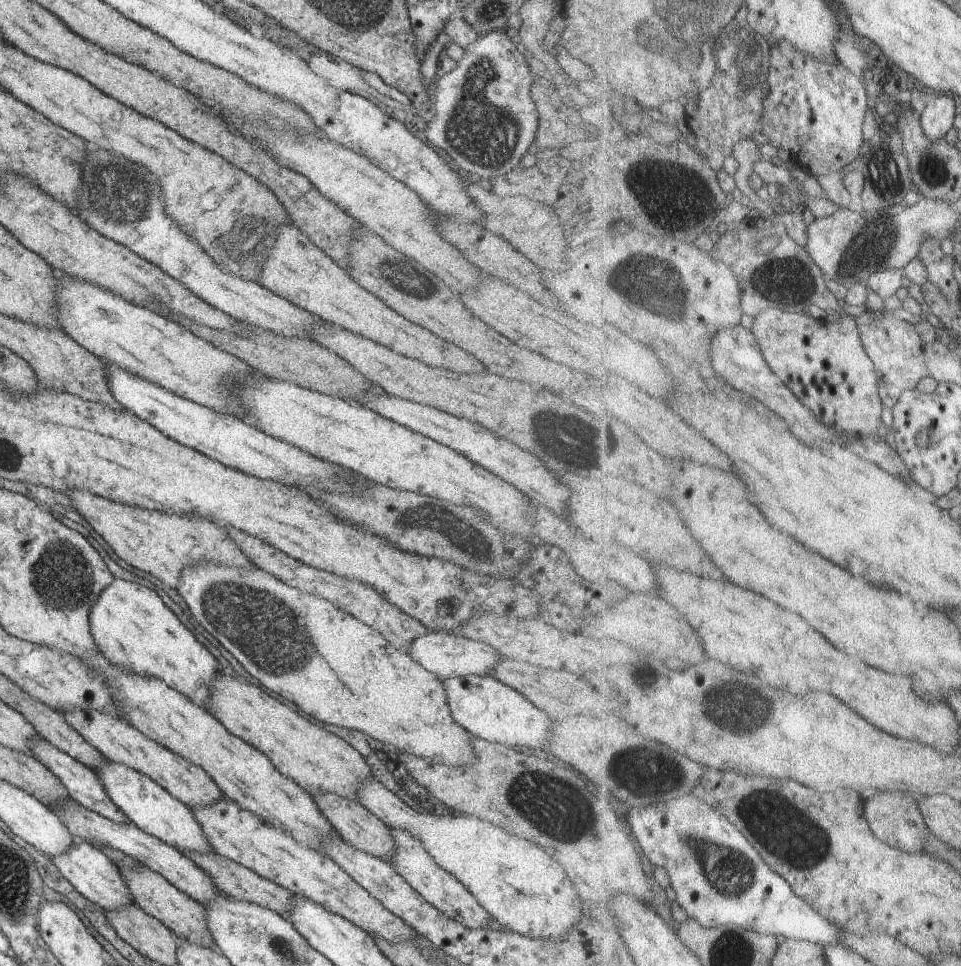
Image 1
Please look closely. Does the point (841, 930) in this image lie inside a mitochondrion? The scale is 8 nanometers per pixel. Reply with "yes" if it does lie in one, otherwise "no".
no

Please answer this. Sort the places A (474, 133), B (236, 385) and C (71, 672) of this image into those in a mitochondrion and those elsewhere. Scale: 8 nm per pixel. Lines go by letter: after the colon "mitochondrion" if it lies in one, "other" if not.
A: mitochondrion
B: other
C: other

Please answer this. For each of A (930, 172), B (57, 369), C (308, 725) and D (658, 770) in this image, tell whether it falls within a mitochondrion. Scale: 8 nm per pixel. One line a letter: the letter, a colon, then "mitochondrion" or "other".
A: mitochondrion
B: other
C: other
D: mitochondrion

